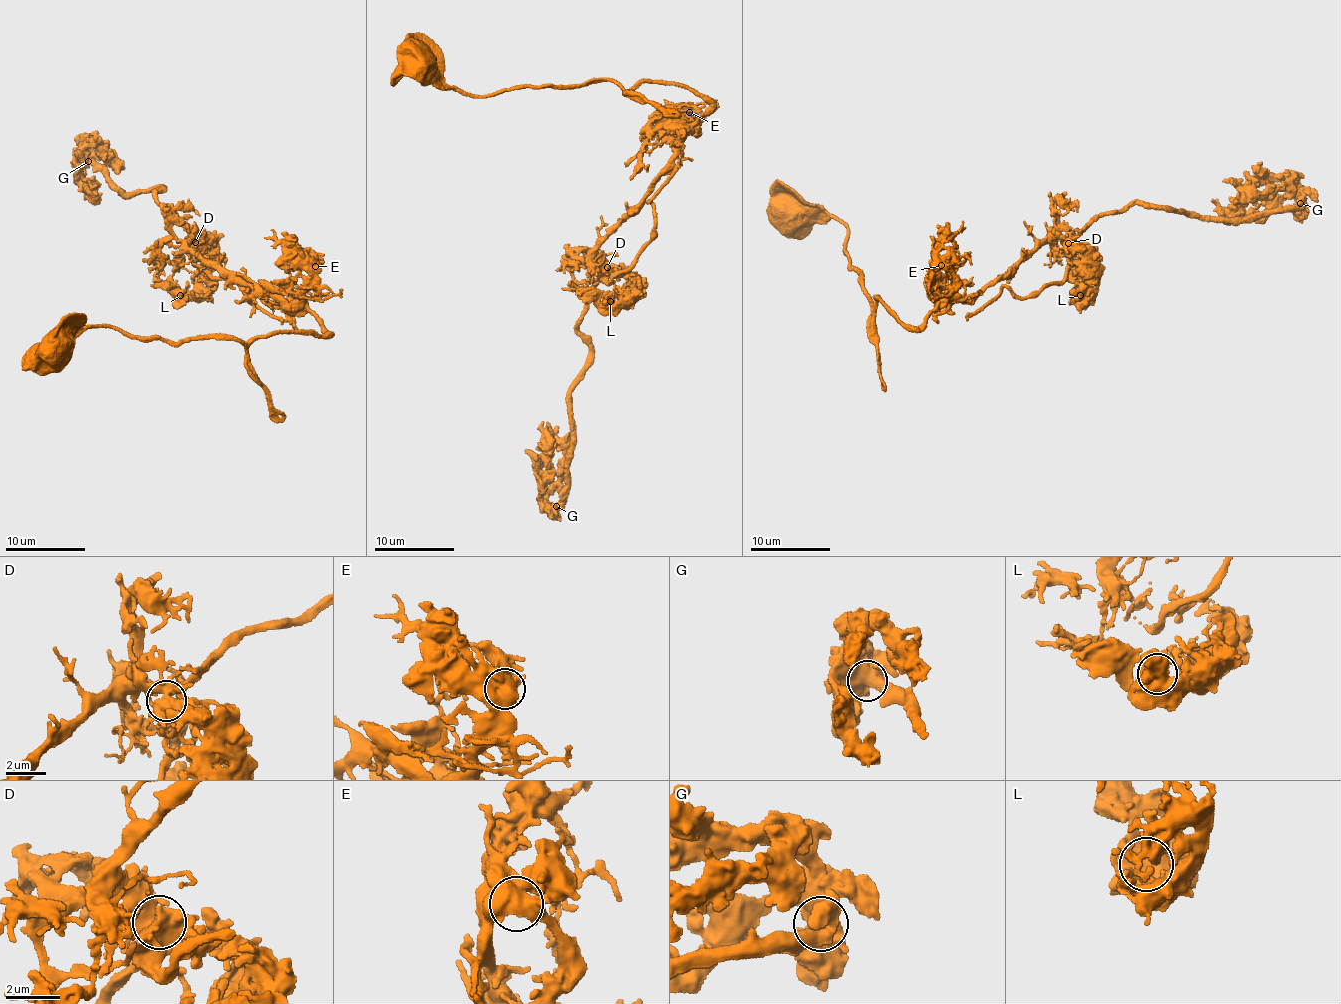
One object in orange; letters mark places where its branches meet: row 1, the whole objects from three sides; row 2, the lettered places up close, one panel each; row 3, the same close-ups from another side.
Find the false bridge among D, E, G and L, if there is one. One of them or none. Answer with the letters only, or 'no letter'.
D

